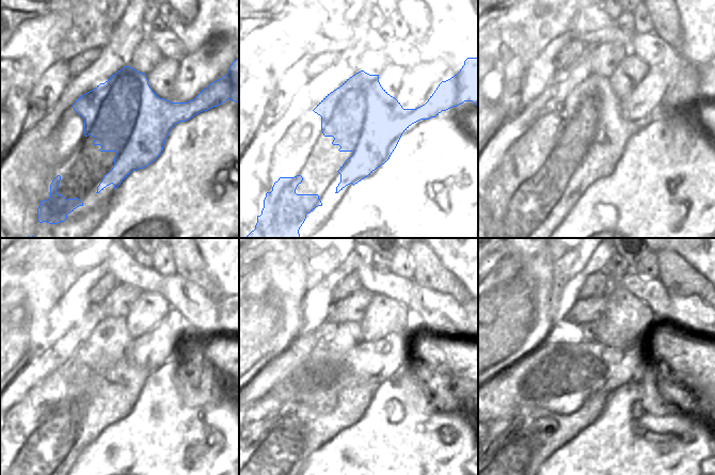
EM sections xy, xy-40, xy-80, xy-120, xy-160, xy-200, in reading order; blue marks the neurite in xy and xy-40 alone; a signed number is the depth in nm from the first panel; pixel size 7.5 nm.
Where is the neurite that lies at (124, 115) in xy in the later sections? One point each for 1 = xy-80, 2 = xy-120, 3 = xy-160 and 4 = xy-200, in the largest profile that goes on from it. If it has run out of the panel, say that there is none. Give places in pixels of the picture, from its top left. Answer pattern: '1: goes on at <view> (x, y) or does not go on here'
1: goes on at xy-80 (591, 114)
2: goes on at xy-120 (106, 351)
3: goes on at xy-160 (273, 455)
4: goes on at xy-200 (513, 455)

